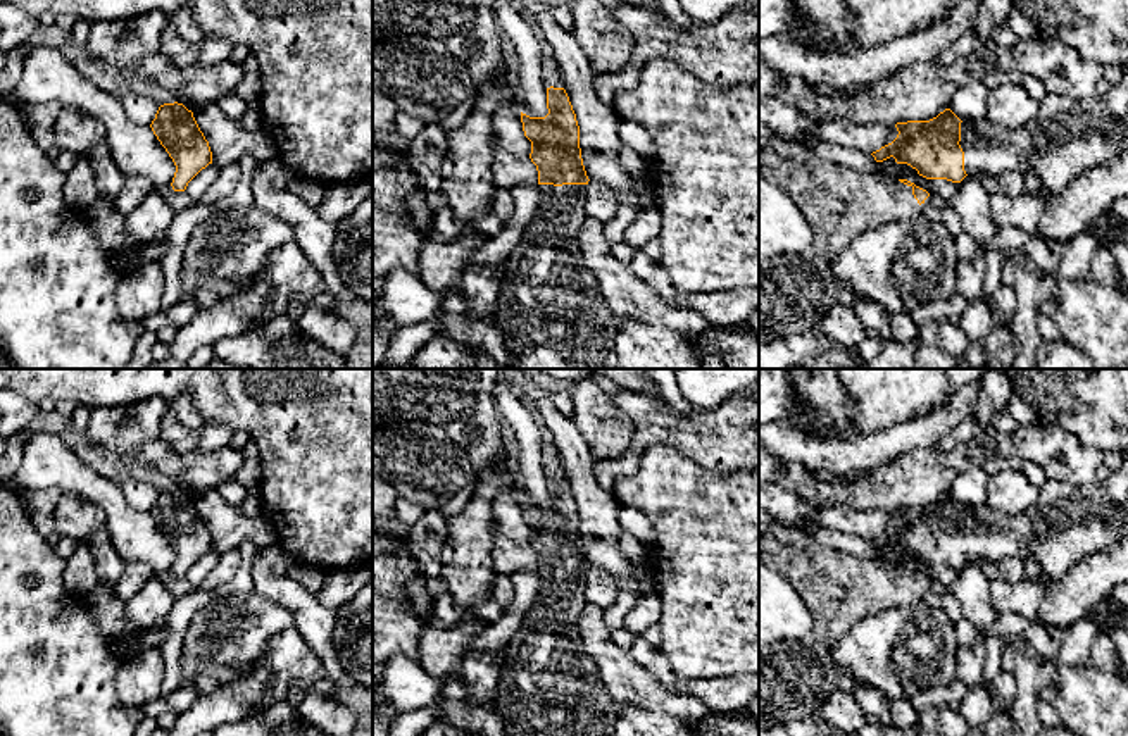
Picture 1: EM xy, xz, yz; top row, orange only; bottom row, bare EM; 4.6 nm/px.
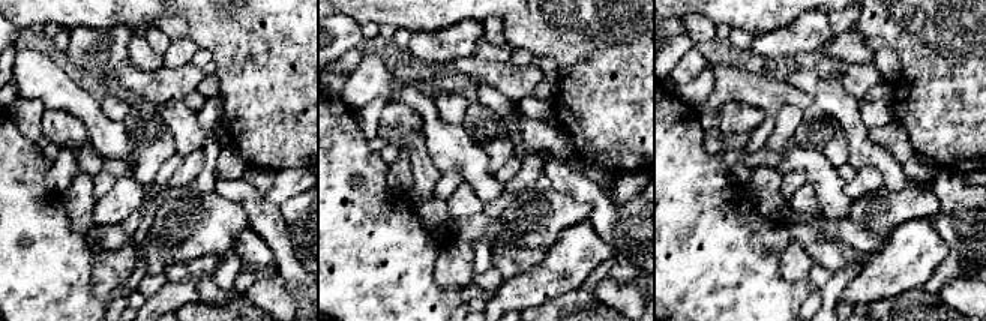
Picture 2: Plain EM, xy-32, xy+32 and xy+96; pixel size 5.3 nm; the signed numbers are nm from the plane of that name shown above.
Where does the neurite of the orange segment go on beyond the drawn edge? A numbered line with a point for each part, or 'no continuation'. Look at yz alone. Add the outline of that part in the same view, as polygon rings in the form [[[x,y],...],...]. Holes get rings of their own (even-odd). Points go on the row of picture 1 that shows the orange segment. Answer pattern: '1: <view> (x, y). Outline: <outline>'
1: yz (1073, 137). Outline: [[[1128,69],[1121,79],[1100,98],[1068,100],[1047,95],[1042,100],[1043,119],[1012,131],[988,119],[961,122],[961,148],[966,174],[1000,174],[1007,171],[1033,172],[1042,181],[1042,190],[1059,195],[1073,178],[1107,164],[1128,152]]]

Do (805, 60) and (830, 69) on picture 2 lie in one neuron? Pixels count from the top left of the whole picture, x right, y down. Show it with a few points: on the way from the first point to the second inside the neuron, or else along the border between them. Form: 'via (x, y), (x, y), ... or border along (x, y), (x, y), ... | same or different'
via (811, 59), (820, 59), (824, 63) | same

